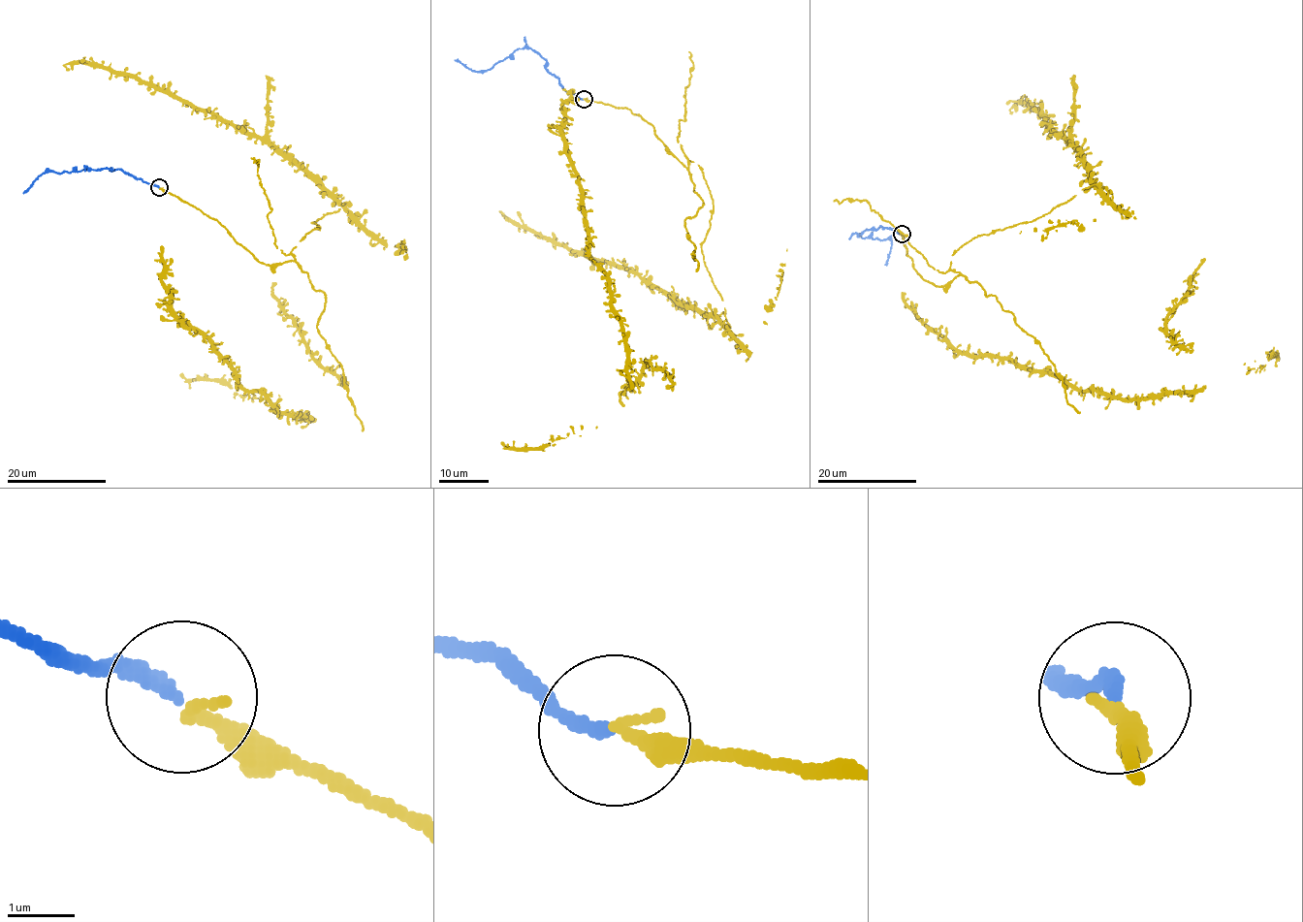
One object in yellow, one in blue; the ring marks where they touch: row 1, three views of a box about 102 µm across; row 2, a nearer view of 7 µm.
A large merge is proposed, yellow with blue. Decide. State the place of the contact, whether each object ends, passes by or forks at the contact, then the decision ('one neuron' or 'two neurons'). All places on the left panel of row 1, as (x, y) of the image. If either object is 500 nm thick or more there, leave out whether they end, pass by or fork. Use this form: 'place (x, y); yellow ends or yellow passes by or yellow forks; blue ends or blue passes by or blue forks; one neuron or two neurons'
place (159, 187); yellow ends; blue ends; one neuron

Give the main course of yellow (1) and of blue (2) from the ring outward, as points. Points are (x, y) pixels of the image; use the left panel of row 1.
1: (159, 188), (276, 266), (320, 229), (312, 223), (347, 203), (226, 120), (104, 67), (68, 62), (70, 70)
2: (159, 187), (118, 169), (91, 169), (43, 173), (22, 193)

